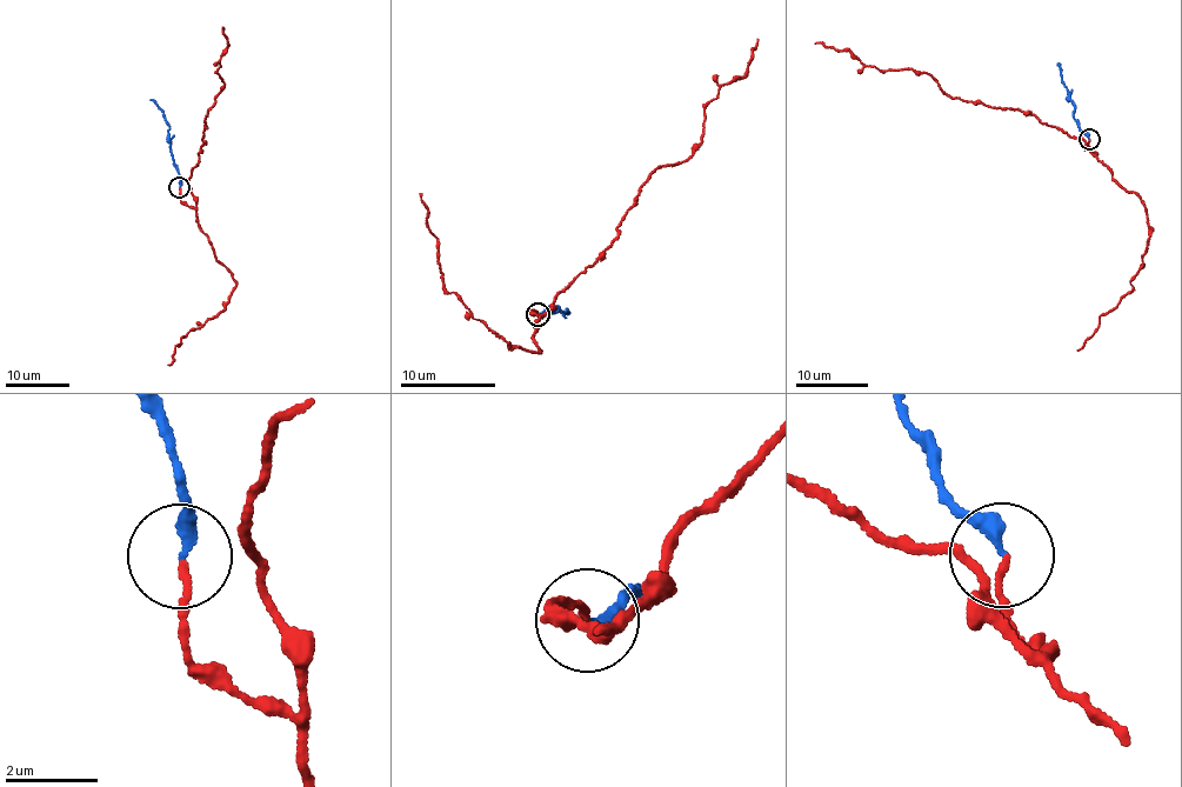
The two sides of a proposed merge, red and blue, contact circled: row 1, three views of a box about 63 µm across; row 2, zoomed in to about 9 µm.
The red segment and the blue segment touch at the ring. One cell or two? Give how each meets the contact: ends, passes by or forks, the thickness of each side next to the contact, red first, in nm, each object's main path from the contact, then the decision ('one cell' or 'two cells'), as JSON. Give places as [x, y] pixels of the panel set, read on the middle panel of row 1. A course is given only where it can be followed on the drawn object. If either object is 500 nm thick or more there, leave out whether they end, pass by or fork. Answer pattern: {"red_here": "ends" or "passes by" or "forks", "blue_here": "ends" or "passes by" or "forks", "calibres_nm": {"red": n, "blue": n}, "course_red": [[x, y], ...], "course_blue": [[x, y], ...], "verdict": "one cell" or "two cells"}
{"red_here": "ends", "blue_here": "ends", "calibres_nm": {"red": 130, "blue": 320}, "course_red": [[539, 314], [616, 237], [648, 173], [702, 142], [705, 106], [746, 72], [758, 38]], "course_blue": [[539, 314], [546, 308], [551, 311], [551, 306], [555, 313], [569, 314], [560, 311]], "verdict": "one cell"}

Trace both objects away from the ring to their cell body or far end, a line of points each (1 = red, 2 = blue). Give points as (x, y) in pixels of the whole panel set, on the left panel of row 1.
1: (180, 186), (195, 208), (187, 184), (225, 82), (215, 72), (228, 45), (222, 26)
2: (180, 186), (169, 126), (164, 111), (149, 99)

